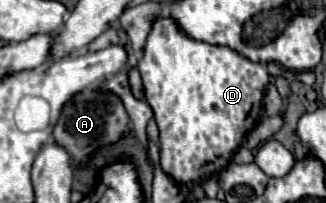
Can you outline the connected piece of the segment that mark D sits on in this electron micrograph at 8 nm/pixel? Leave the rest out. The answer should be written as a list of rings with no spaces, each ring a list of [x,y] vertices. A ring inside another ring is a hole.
[[[158,16],[152,22],[152,30],[146,38],[144,56],[138,62],[138,70],[144,82],[146,102],[154,110],[154,118],[160,130],[162,170],[180,186],[200,182],[204,176],[216,174],[226,168],[246,132],[260,120],[262,98],[268,86],[266,66],[242,58],[242,54],[230,50],[228,46],[214,46],[186,36],[180,30],[178,22],[170,16]]]

